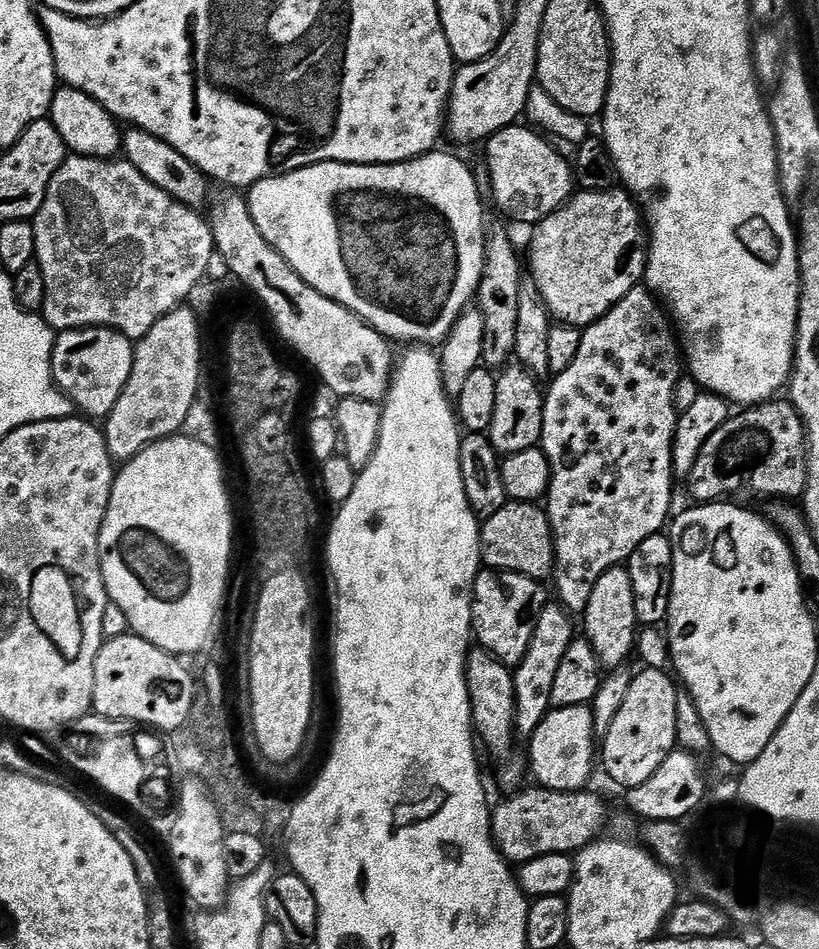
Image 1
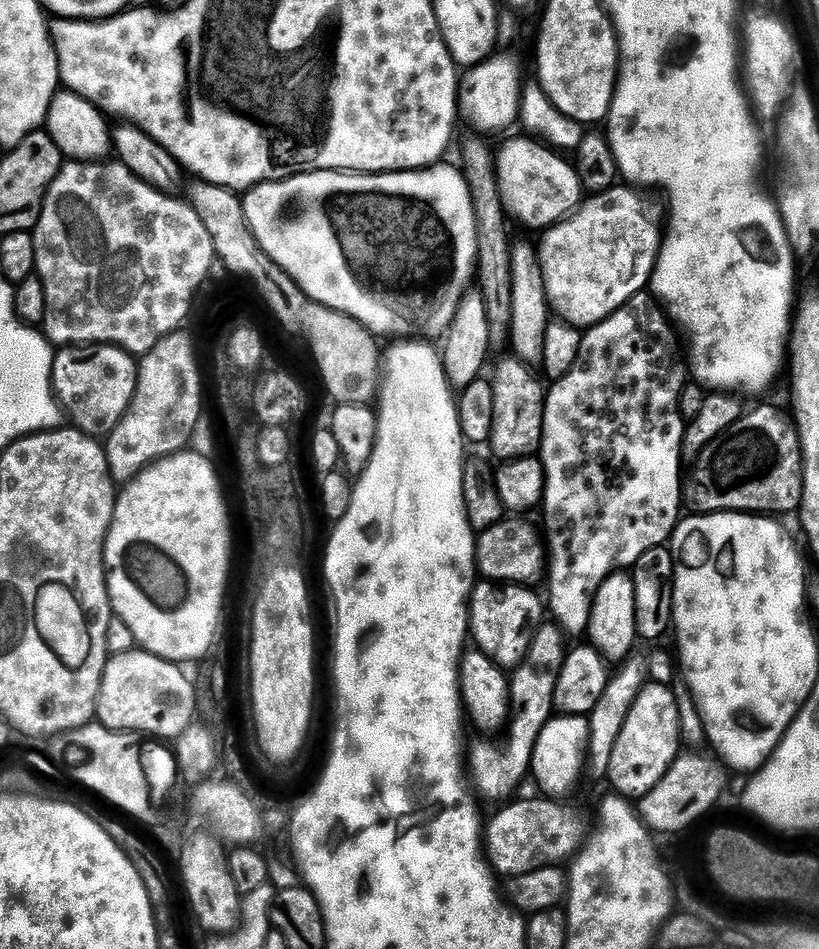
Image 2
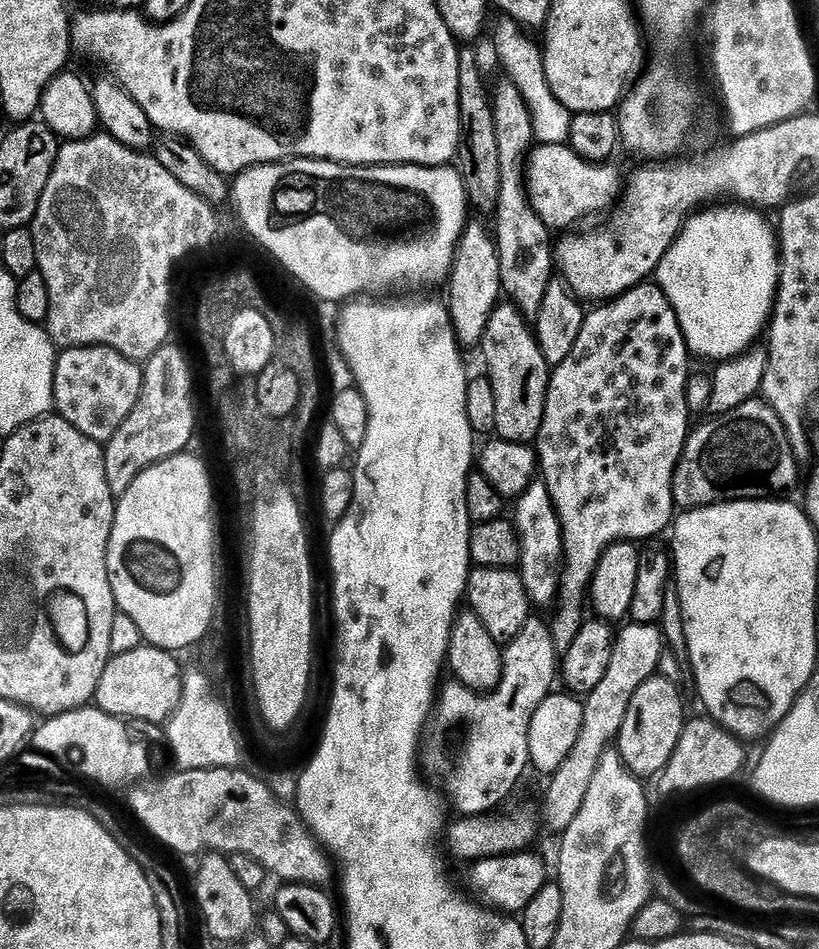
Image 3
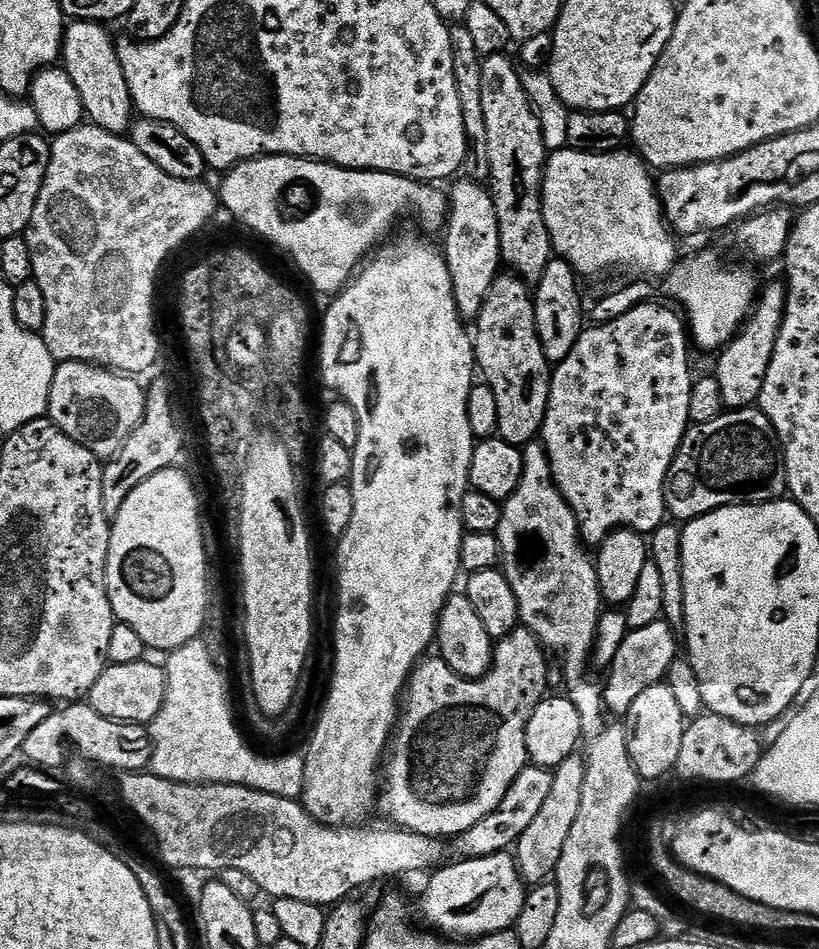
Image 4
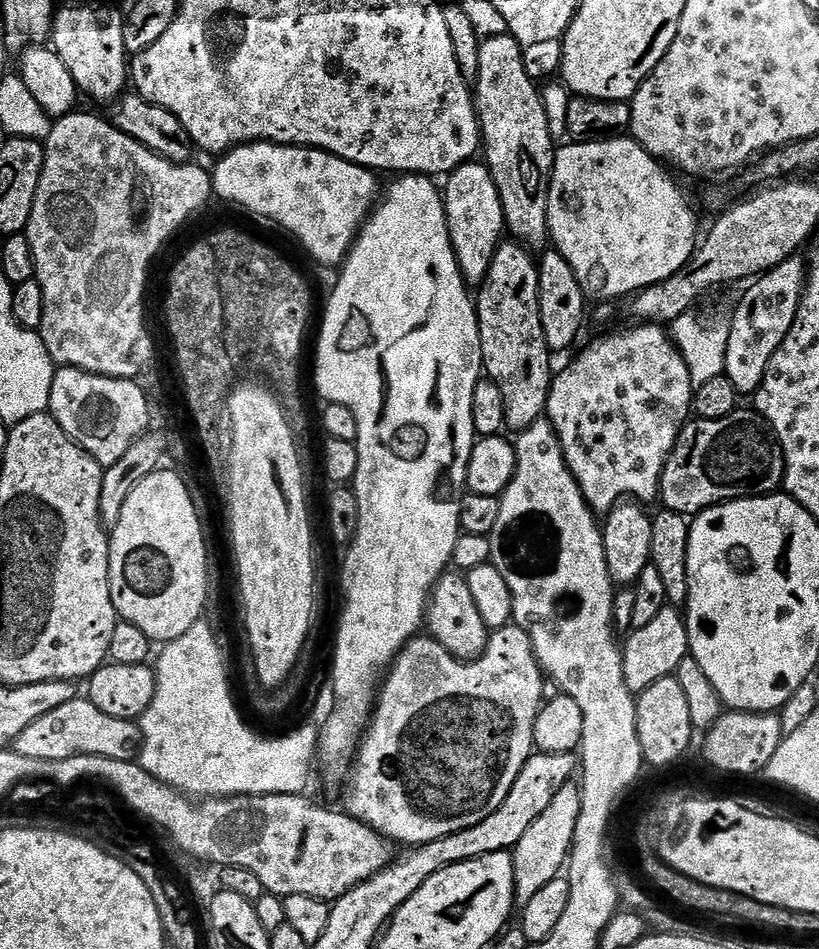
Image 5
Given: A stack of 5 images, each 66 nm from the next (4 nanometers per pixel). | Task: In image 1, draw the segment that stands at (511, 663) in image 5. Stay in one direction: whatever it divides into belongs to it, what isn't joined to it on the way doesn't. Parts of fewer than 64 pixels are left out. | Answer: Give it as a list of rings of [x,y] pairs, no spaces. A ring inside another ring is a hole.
[[[553,602],[541,608],[540,616],[536,619],[534,638],[524,655],[524,661],[514,672],[516,682],[516,731],[521,737],[531,737],[536,727],[543,722],[550,711],[552,702],[552,687],[558,674],[558,666],[572,645],[573,617],[559,603]]]

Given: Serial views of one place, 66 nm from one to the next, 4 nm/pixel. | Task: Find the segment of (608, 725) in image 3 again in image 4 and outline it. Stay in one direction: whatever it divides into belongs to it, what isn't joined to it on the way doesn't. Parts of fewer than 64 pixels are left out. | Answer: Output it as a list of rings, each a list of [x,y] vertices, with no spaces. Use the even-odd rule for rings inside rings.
[[[663,618],[633,627],[629,631],[622,646],[618,646],[618,654],[614,654],[614,662],[607,673],[608,686],[605,685],[604,693],[609,713],[631,713],[634,698],[638,698],[642,690],[661,683],[667,677],[670,666],[678,659],[676,641],[678,641],[677,634],[672,632]],[[576,762],[555,769],[550,798],[546,798],[538,818],[530,822],[528,829],[516,841],[514,855],[519,863],[521,875],[527,881],[544,882],[555,873],[562,858],[562,850],[566,846],[566,838],[570,838],[570,830],[582,806],[585,773],[585,769],[581,765],[579,768]]]

